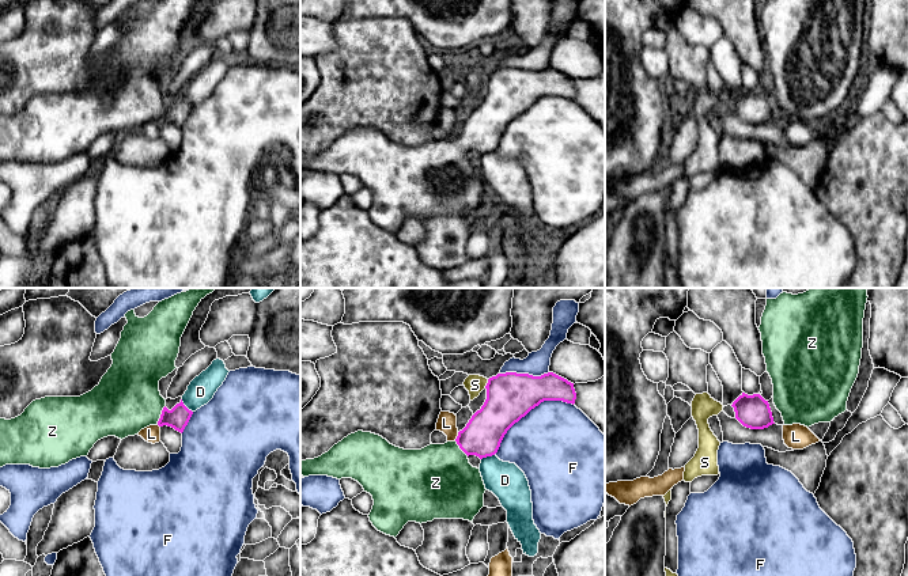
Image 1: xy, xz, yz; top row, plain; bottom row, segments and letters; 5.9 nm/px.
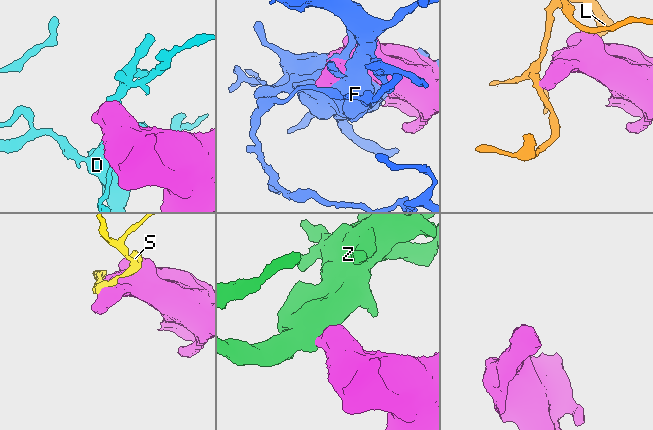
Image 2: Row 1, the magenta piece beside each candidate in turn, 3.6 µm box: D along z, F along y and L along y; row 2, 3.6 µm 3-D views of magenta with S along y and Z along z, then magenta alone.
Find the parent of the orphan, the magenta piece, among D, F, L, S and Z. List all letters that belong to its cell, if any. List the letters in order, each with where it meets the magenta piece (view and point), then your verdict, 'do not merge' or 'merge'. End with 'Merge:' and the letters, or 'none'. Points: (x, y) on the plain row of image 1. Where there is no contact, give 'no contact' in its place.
D: contact xy (185, 102); do not merge
F: contact xz (528, 108); do not merge
L: contact xz (457, 132); do not merge
S: contact xz (487, 79); do not merge
Z: contact xy (161, 110); merge
Merge: Z

